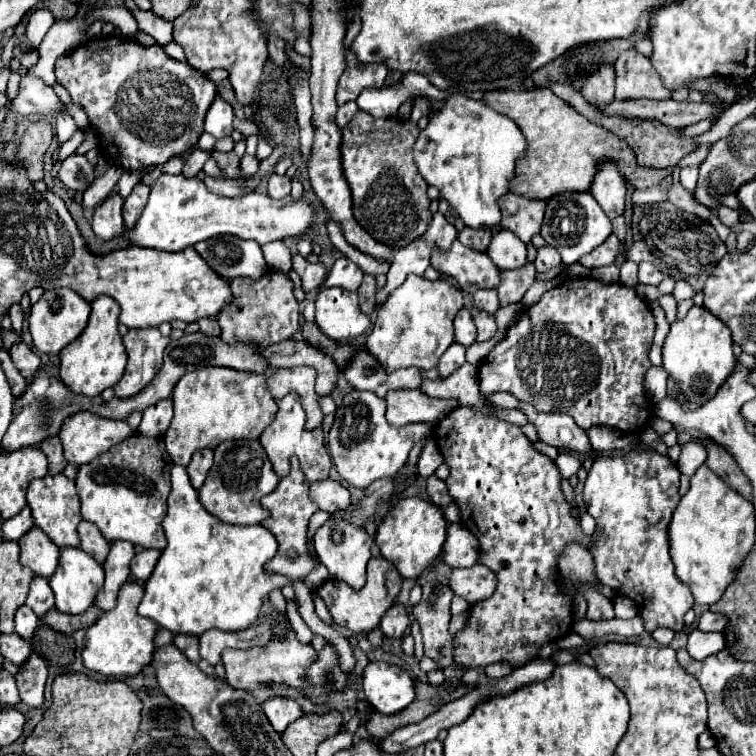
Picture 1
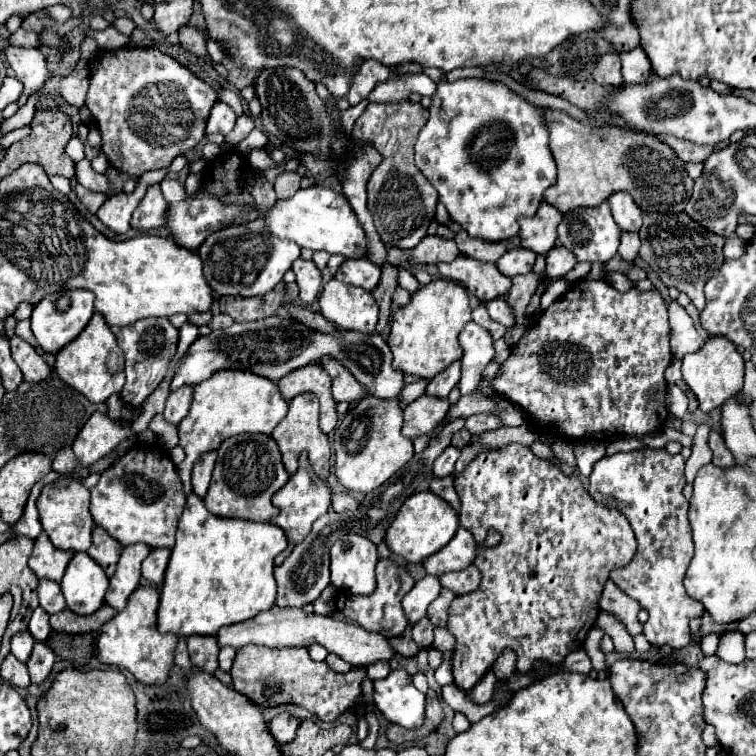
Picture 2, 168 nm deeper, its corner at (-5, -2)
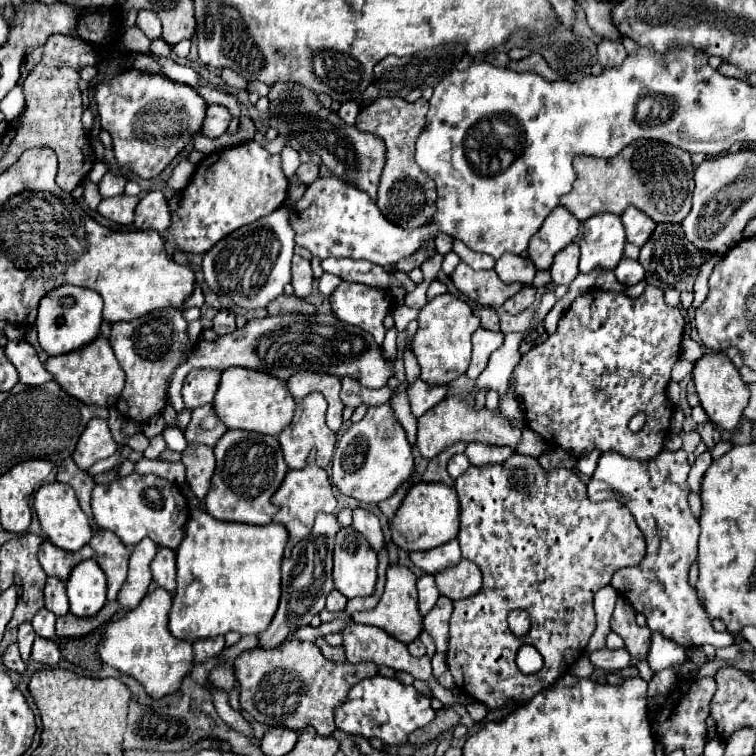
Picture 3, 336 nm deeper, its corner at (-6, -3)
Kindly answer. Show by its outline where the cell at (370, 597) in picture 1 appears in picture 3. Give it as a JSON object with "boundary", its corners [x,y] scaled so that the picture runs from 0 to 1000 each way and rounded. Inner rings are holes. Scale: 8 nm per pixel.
{"boundary":[[[515,747],[512,758],[509,758],[509,782],[504,787],[501,800],[496,806],[491,806],[491,808],[464,811],[467,821],[504,829],[512,837],[517,837],[522,845],[528,845],[533,851],[544,851],[560,835],[560,824],[557,824],[560,816],[552,811],[552,776],[549,776],[549,771],[552,771],[552,761],[541,750]]]}

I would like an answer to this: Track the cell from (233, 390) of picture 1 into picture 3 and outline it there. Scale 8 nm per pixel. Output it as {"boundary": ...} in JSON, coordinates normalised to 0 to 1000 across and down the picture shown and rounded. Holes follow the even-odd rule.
{"boundary":[[[306,485],[292,493],[292,504],[279,536],[300,567],[324,567],[348,575],[369,575],[374,565],[385,560],[390,544],[390,530],[377,504],[321,485]]]}

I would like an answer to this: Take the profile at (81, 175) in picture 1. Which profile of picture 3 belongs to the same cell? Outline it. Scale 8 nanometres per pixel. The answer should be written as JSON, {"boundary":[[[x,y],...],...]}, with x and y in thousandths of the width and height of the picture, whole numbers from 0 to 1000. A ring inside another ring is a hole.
{"boundary":[[[139,229],[139,234],[131,239],[131,255],[134,261],[152,261],[152,258],[160,258],[163,250],[165,250],[165,234],[160,231],[152,231],[152,229]]]}

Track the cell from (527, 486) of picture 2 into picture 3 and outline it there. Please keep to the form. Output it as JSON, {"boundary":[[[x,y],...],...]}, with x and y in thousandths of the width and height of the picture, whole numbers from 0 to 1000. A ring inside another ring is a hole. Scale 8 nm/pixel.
{"boundary":[[[679,599],[668,612],[660,615],[623,615],[607,634],[602,634],[602,652],[607,657],[610,665],[610,702],[604,708],[607,721],[610,721],[610,731],[612,739],[620,739],[626,745],[631,745],[631,750],[639,758],[639,776],[634,782],[634,787],[626,787],[623,792],[610,792],[610,795],[599,795],[599,813],[594,819],[594,832],[597,832],[597,843],[594,843],[594,861],[591,861],[591,880],[594,888],[602,898],[602,906],[610,917],[623,919],[626,925],[636,927],[644,933],[644,938],[665,938],[673,927],[687,933],[694,930],[697,925],[702,925],[702,919],[710,919],[713,914],[718,914],[718,909],[726,909],[729,903],[734,903],[734,898],[739,898],[742,893],[747,893],[755,880],[761,877],[761,872],[766,872],[774,864],[774,856],[779,851],[782,837],[787,835],[787,808],[784,808],[784,790],[792,779],[803,776],[811,758],[816,753],[824,750],[837,750],[843,745],[848,745],[848,739],[853,737],[853,713],[851,705],[845,702],[843,692],[835,687],[835,679],[829,676],[829,671],[824,671],[824,665],[819,663],[795,663],[795,665],[784,665],[776,657],[776,642],[766,634],[766,628],[758,620],[750,618],[734,618],[728,623],[720,623],[713,615],[710,604],[702,602],[689,602],[689,599]],[[679,806],[694,806],[702,813],[702,832],[692,845],[684,845],[673,829],[671,829],[671,813]],[[689,853],[705,853],[716,866],[718,866],[718,885],[708,893],[692,893],[684,880],[681,880],[681,869]]]}

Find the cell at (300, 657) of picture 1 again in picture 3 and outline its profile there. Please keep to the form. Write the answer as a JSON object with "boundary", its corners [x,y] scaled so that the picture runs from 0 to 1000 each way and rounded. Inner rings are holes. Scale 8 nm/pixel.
{"boundary":[[[385,848],[369,858],[332,858],[321,861],[311,872],[311,896],[316,901],[316,914],[319,914],[319,938],[327,940],[337,954],[353,956],[361,962],[380,962],[398,967],[401,962],[411,959],[422,972],[438,972],[443,967],[443,940],[451,935],[464,914],[467,906],[472,906],[483,896],[499,893],[499,880],[496,877],[454,877],[443,880],[433,874],[425,864],[425,858],[417,851],[398,851],[398,848]]]}

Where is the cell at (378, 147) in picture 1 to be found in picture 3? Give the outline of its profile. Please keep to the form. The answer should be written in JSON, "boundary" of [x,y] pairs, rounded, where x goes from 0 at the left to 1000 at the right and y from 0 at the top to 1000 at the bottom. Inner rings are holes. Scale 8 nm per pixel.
{"boundary":[[[525,126],[501,128],[488,142],[478,144],[475,157],[470,163],[475,173],[493,176],[509,187],[512,205],[509,205],[509,221],[504,229],[501,253],[499,253],[499,274],[520,298],[530,300],[538,308],[565,298],[573,290],[570,284],[578,282],[575,242],[549,216],[549,187],[557,179],[560,168],[565,165],[565,147],[567,147],[567,136],[562,131],[541,136]]]}

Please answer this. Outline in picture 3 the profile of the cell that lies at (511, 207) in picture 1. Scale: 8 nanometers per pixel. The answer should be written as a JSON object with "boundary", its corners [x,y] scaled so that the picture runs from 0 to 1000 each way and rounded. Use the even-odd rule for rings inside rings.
{"boundary":[[[734,274],[716,303],[700,319],[700,340],[710,356],[726,356],[737,332],[750,327],[766,308],[766,292],[745,274]]]}

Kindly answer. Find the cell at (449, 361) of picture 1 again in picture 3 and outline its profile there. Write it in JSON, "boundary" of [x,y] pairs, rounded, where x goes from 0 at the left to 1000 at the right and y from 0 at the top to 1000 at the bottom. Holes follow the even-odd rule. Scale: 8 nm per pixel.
{"boundary":[[[552,501],[546,507],[546,512],[541,515],[541,530],[544,530],[544,544],[546,549],[560,549],[565,541],[575,538],[581,530],[586,530],[591,525],[591,515],[594,509],[567,509],[557,501]]]}

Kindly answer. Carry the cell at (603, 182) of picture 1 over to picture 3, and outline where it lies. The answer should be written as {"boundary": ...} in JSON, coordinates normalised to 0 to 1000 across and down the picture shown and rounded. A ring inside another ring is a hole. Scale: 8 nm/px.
{"boundary":[[[837,271],[827,276],[821,290],[824,290],[827,308],[829,308],[829,319],[840,321],[843,327],[848,327],[861,313],[861,306],[866,303],[866,295],[861,292],[861,287],[851,284],[851,279],[845,279]]]}

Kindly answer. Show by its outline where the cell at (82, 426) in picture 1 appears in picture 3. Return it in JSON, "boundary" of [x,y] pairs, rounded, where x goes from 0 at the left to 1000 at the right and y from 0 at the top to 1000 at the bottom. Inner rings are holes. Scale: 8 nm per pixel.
{"boundary":[[[120,554],[104,578],[102,594],[97,597],[97,607],[107,620],[118,620],[123,612],[147,604],[155,597],[155,586],[149,586],[149,575],[142,565],[139,554]]]}

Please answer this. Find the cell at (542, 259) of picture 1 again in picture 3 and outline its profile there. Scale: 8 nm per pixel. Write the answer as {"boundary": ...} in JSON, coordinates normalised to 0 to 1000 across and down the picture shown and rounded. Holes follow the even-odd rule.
{"boundary":[[[763,321],[750,324],[734,337],[729,351],[729,366],[734,377],[753,377],[766,364],[766,327]]]}

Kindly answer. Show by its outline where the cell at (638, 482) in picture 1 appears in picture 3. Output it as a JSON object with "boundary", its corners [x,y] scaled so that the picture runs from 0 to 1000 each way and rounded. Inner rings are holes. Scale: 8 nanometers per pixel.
{"boundary":[[[903,594],[874,597],[858,610],[832,607],[821,599],[800,597],[776,647],[782,663],[813,660],[829,665],[829,673],[837,679],[856,716],[853,739],[840,750],[819,753],[808,766],[808,776],[827,790],[843,811],[856,816],[856,829],[861,835],[874,837],[906,858],[931,852],[951,858],[970,853],[972,845],[963,836],[943,835],[940,824],[935,824],[935,811],[927,806],[919,779],[914,779],[909,771],[911,753],[922,739],[925,710],[925,689],[917,684],[909,668],[911,620],[914,615],[909,612],[909,599]]]}

